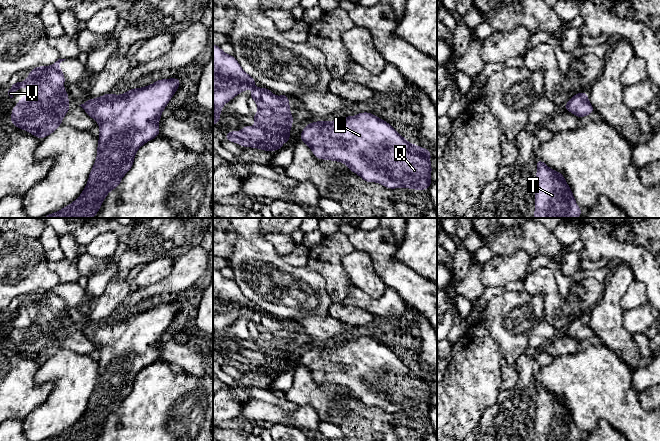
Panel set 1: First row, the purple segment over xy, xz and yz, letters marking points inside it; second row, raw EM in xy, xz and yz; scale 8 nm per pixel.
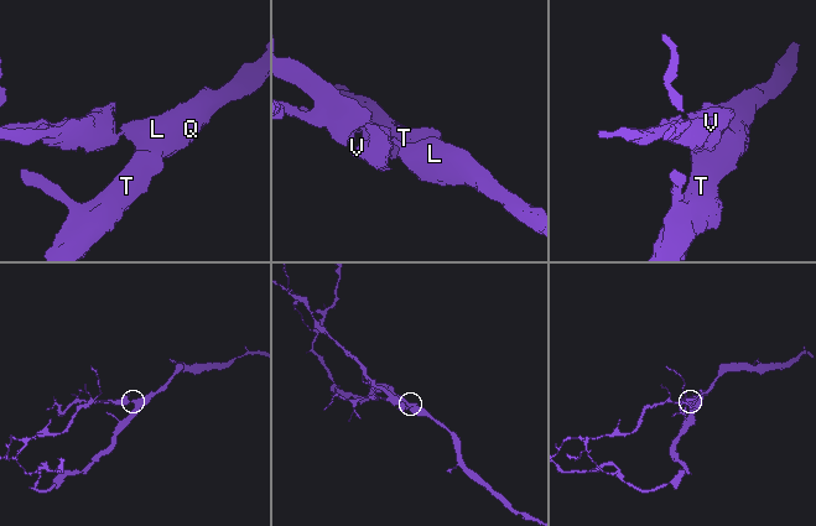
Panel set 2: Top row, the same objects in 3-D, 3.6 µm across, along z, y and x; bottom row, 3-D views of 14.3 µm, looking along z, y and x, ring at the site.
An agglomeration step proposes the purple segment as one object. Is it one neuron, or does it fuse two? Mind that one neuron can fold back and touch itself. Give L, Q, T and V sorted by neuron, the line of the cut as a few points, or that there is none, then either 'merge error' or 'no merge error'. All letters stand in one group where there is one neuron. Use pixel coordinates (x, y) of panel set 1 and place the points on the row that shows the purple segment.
L Q T / V; cut in xz along (312, 123), (307, 126); merge error

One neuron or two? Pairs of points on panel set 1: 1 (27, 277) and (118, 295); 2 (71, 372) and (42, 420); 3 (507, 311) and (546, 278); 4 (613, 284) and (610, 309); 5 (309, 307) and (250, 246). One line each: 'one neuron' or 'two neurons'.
1: two neurons
2: one neuron
3: two neurons
4: one neuron
5: one neuron

